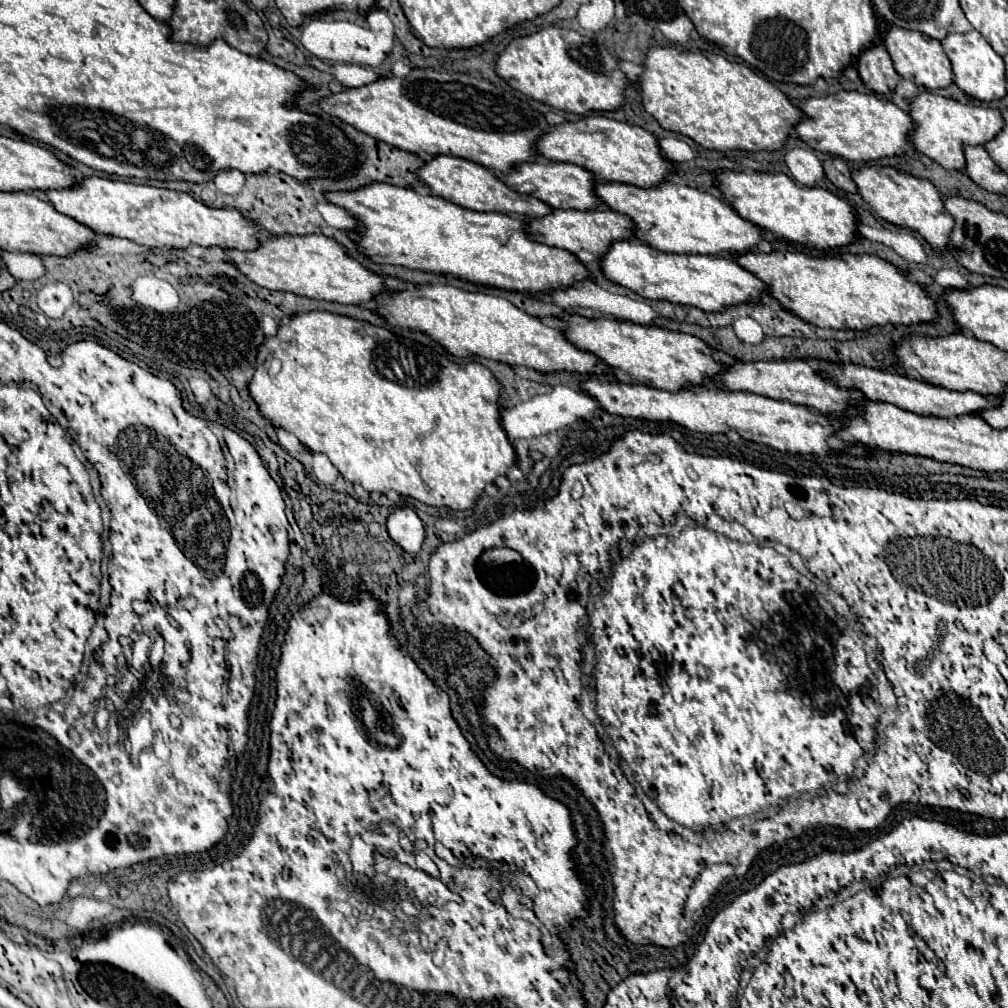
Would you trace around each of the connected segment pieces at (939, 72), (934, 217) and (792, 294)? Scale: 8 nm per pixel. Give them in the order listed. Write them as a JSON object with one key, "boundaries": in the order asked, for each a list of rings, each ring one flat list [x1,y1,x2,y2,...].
{"boundaries":[[[891,27,885,37,885,49,889,51,889,55,893,59,895,71,903,79,909,79,927,89,941,89,941,87,949,87,953,83,953,71,951,71,949,57,945,55,941,43,935,41,933,37,927,37,919,31,911,31,911,29]],[[863,167,853,171,853,181,859,195,889,223,915,229,931,247,945,251,949,233,953,229,953,217,943,209,943,201,931,181,899,173,893,167]],[[745,253,735,255,737,263,745,267,747,271,755,273,771,291,773,299,777,299,781,305,785,305,789,311,799,315,801,319,829,329,871,329,871,327,883,327,883,325,917,325,917,323,935,323,937,303,935,299,919,285,917,281,911,281,905,273,901,273,893,263,875,257,875,255,851,255,841,253,833,257,811,257,805,253]]]}

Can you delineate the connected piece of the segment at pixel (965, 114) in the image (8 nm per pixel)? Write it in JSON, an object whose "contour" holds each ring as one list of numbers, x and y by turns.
{"contour":[[929,91,919,93,911,101,909,115,915,123,915,129,911,129,907,137,915,145,915,149,927,155,929,159,937,161,945,169,957,169,957,171,965,167,965,157,963,157,965,145,983,145,1003,129,1003,117,999,109,963,105,955,99,947,99]]}

